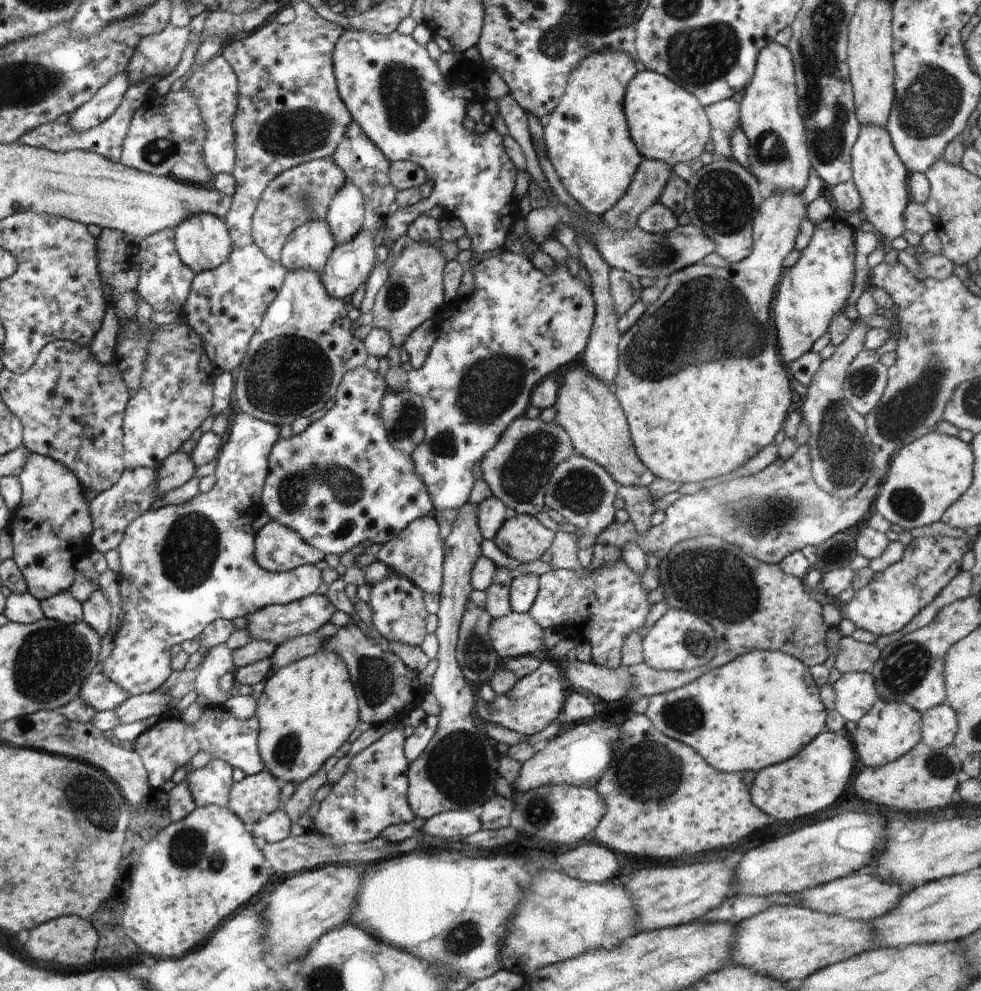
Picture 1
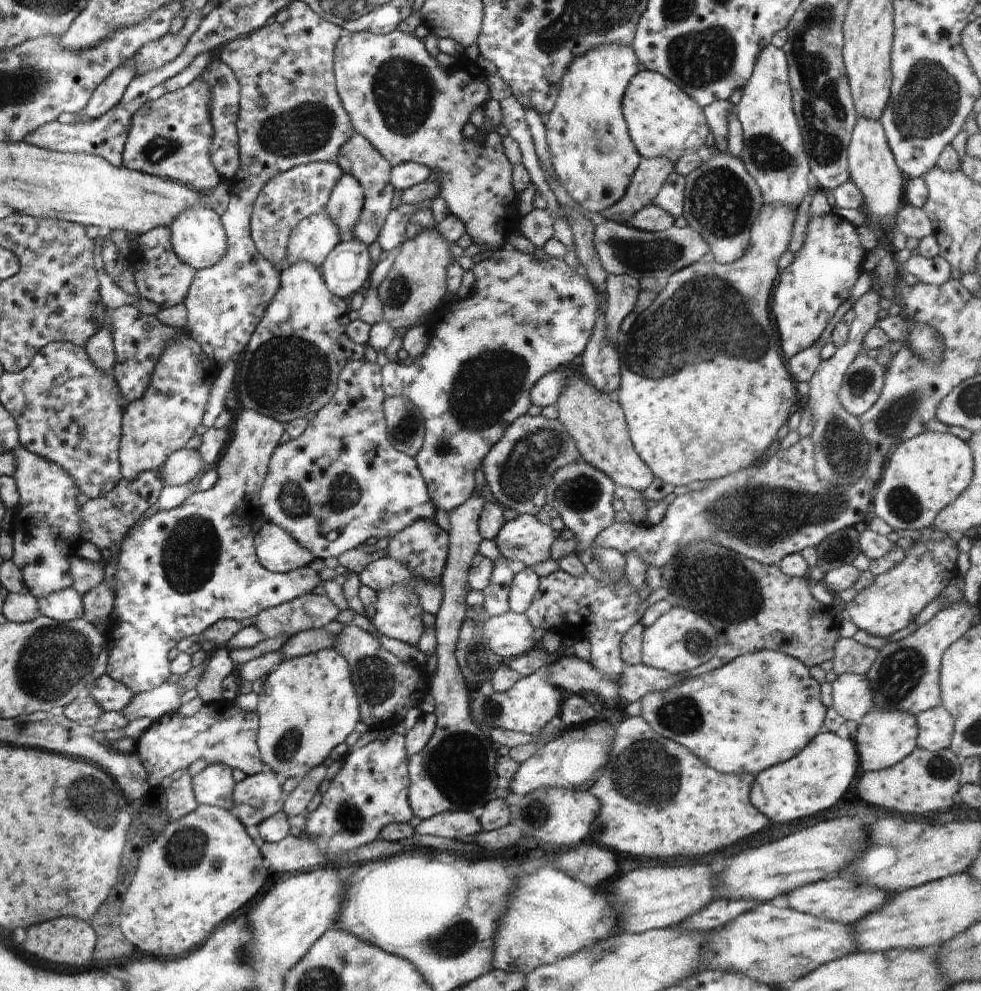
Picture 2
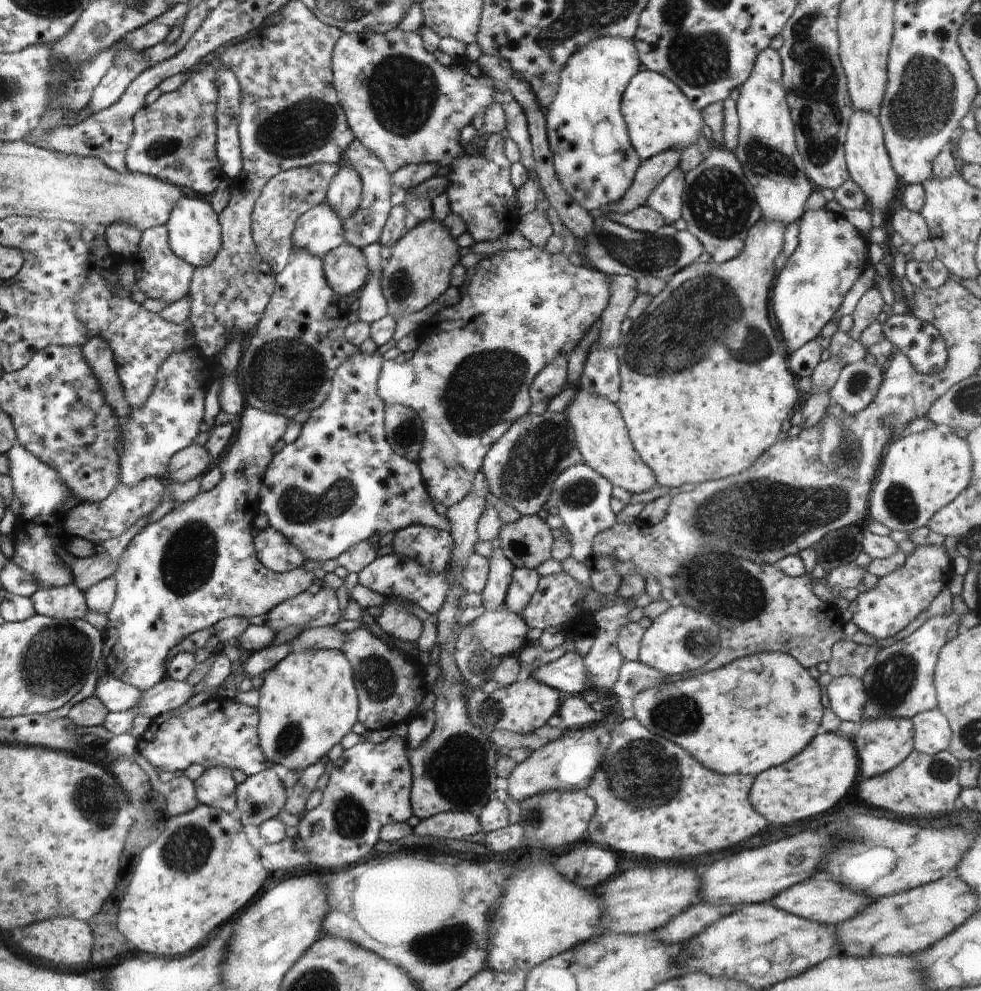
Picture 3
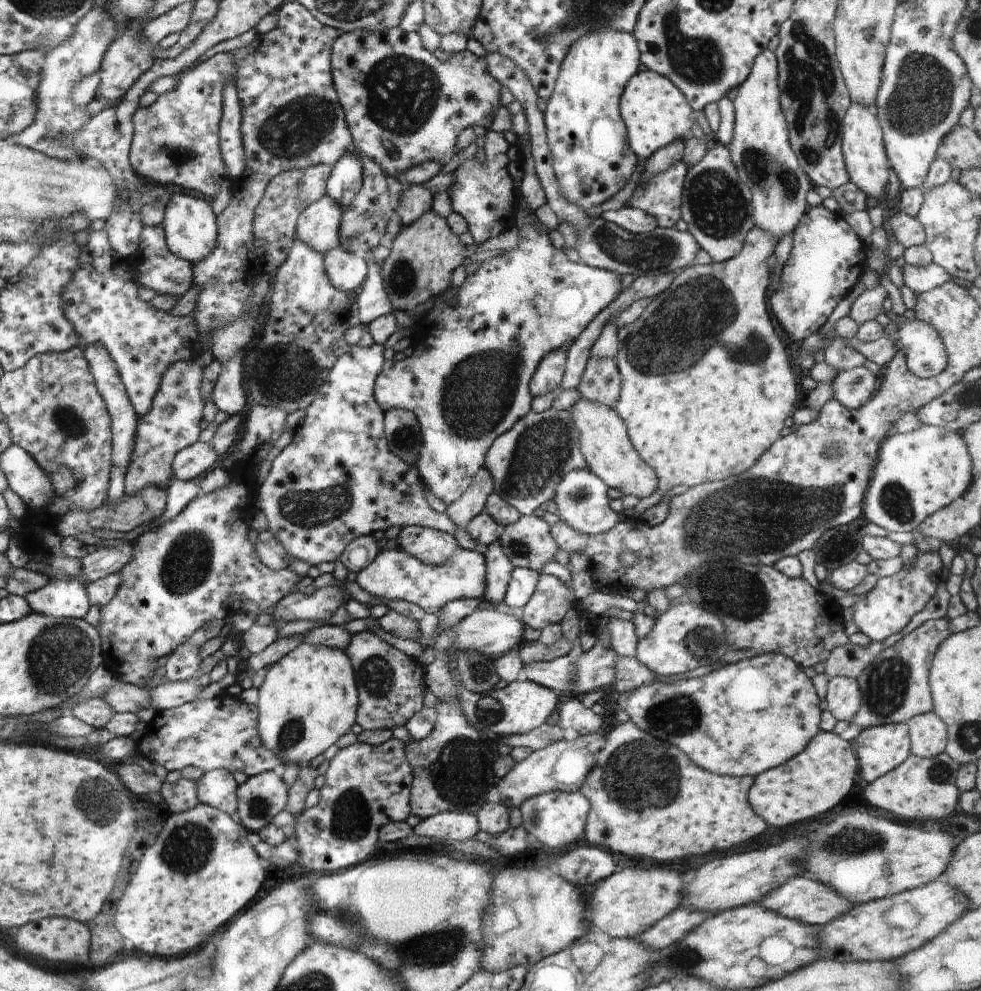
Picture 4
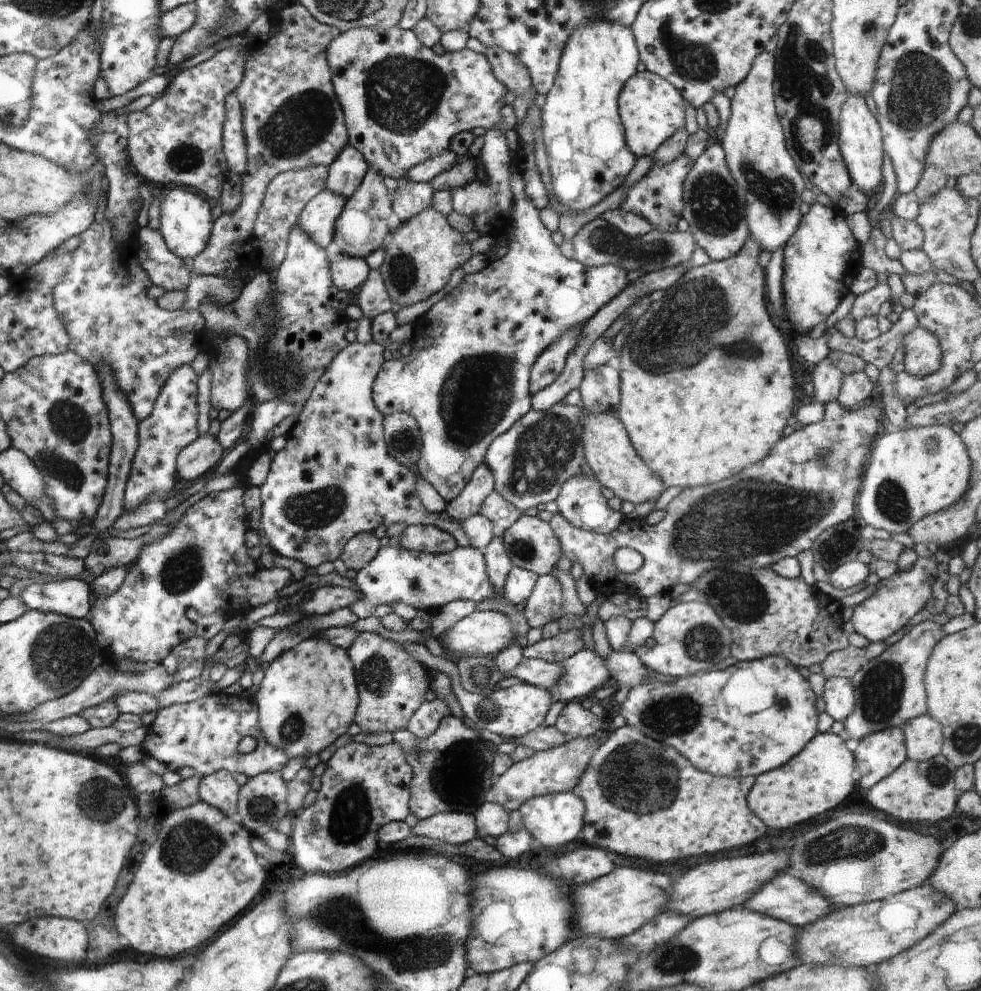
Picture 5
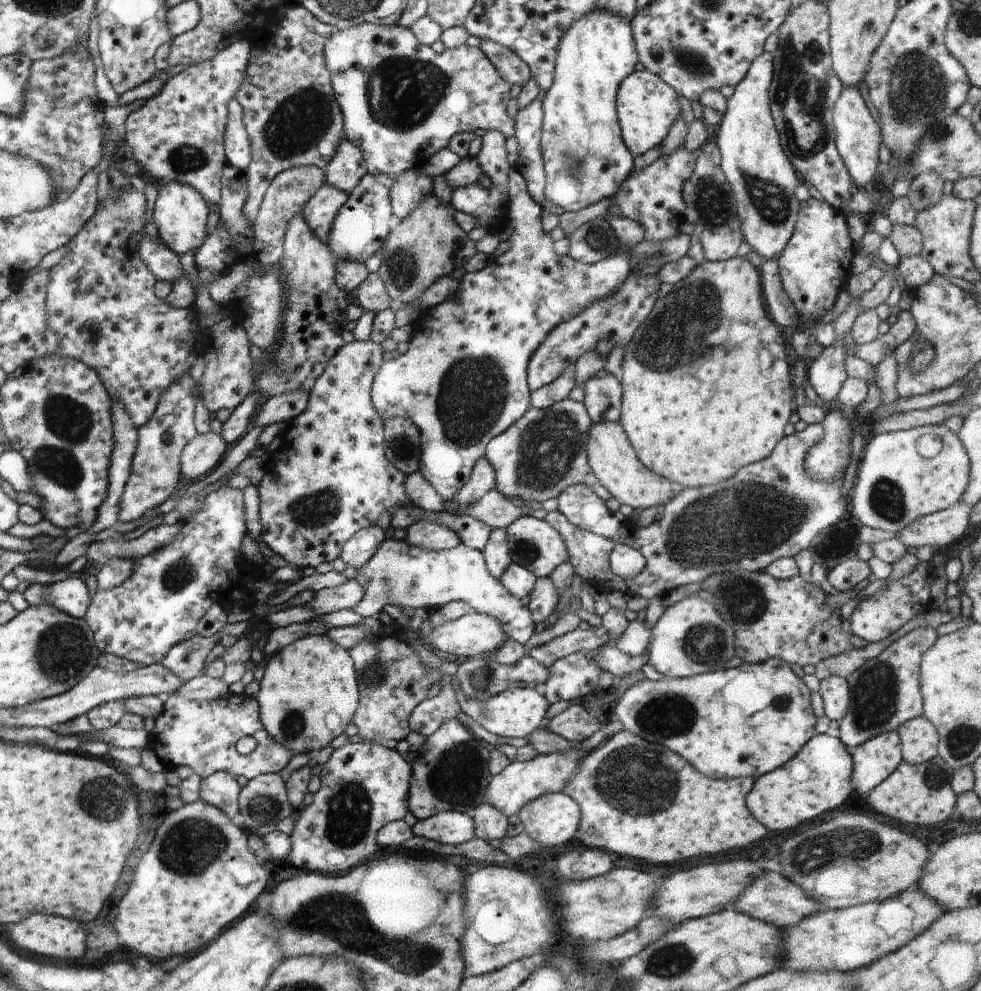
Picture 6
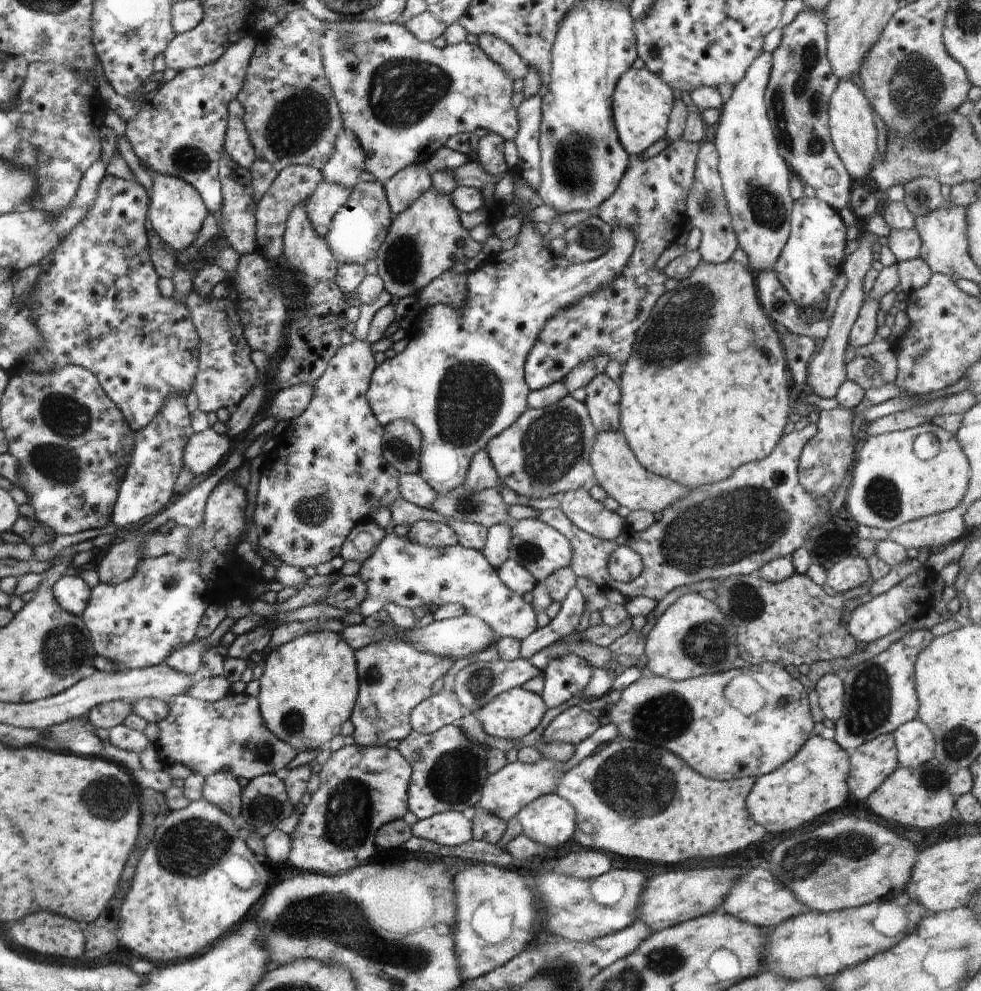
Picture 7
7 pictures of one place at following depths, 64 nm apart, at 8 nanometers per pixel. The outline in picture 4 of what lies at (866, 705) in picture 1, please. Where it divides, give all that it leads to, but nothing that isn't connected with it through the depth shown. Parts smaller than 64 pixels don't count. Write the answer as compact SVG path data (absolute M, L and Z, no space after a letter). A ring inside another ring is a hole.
M832 677L825 697L827 710L836 720L850 722L860 708L862 694L856 680L848 677Z

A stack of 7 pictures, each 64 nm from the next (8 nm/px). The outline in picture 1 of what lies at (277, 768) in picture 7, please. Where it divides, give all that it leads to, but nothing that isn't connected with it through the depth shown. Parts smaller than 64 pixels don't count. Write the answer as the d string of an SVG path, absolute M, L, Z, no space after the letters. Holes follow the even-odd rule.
M216 704L202 709L200 720L196 720L196 722L190 724L190 726L188 726L186 722L182 722L180 718L161 716L157 724L146 729L135 738L132 749L138 753L142 764L144 764L144 768L147 770L150 787L162 789L162 786L172 778L172 774L176 772L180 766L186 766L189 760L192 760L192 757L196 756L198 752L202 752L202 750L204 750L206 754L210 754L212 759L220 758L224 760L224 762L228 762L232 768L240 768L246 775L253 775L264 770L265 766L259 755L258 735L259 722L256 717L250 718L250 720L238 720L238 718L234 718L223 706Z

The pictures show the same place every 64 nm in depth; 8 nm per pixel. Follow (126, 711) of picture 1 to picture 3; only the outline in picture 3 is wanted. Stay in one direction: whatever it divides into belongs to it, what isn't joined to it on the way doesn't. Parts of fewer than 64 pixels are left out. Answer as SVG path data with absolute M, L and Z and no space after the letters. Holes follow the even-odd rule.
M164 677L156 686L149 688L142 695L142 700L136 707L130 708L132 716L147 716L154 720L156 715L175 711L194 694L193 686L188 682Z

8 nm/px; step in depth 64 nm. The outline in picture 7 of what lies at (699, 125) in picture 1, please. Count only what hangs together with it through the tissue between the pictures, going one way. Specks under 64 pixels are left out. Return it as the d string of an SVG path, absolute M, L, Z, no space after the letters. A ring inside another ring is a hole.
M630 67L622 73L612 96L612 112L620 144L630 157L638 157L650 146L665 138L674 101L670 86L646 67Z

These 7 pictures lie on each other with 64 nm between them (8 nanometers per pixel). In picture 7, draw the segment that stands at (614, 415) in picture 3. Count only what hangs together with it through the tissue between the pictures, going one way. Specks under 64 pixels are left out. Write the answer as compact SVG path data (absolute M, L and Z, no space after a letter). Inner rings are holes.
M619 430L597 432L596 440L590 450L590 464L592 465L597 484L602 486L608 497L614 498L619 506L626 506L628 510L646 510L646 512L660 512L670 504L684 498L689 488L673 480L648 472L636 460L626 438Z

